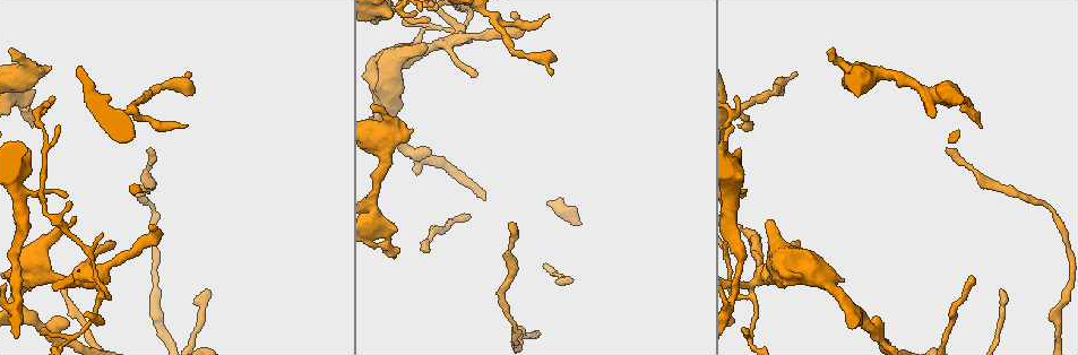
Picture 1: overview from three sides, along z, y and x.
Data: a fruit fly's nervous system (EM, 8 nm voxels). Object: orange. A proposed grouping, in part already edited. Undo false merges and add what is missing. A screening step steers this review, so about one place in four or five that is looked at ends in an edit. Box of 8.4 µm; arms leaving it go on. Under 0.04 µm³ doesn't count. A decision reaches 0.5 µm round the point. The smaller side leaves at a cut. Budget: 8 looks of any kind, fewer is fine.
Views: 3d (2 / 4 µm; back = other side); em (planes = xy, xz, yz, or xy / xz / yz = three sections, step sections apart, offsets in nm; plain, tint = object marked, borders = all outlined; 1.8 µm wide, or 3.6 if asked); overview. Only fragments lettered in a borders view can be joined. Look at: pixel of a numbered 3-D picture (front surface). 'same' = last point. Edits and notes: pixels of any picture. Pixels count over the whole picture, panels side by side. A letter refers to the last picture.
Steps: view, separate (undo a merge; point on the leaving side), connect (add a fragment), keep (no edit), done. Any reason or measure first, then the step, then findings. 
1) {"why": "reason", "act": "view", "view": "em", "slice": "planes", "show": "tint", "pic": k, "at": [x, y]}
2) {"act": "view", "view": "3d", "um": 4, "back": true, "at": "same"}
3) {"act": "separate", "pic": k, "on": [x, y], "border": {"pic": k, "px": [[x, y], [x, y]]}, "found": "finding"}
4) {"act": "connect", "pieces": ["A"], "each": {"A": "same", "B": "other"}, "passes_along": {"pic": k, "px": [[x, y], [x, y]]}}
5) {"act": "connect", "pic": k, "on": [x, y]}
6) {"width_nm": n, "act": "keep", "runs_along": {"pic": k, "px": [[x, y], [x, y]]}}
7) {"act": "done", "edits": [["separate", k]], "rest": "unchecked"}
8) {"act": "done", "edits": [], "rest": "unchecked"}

{"why": "branch stops here", "act": "view", "view": "em", "slice": "planes", "show": "borders", "pic": 1, "at": [148, 153]}

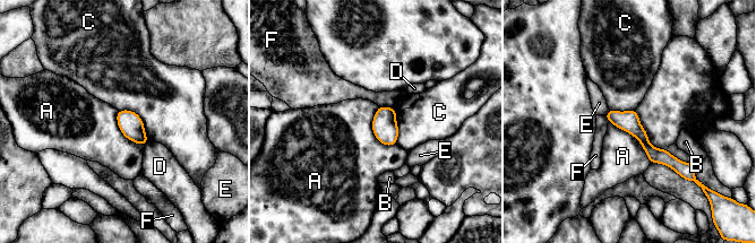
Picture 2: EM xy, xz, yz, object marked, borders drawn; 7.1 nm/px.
{"width_nm": 150, "act": "keep", "each": {"A": "other", "B": "other", "C": "other", "D": "other", "E": "other", "F": "other"}, "border": {"pic": 2, "px": [[379, 106], [374, 136], [395, 145]]}, "found": "no lettered fragment goes on from it"}

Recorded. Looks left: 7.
{"why": "tapers out", "act": "view", "view": "em", "slice": "planes", "show": "tint", "pic": 1, "at": [547, 16]}

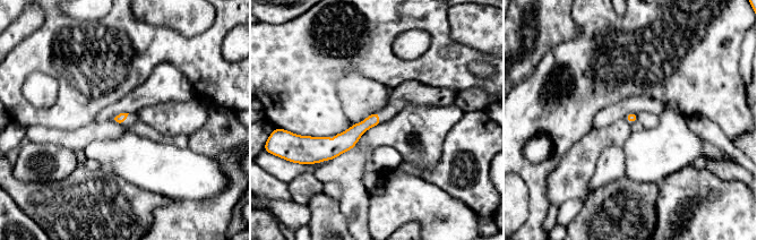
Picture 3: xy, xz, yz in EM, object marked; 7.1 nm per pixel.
{"act": "view", "view": "em", "slice": "planes", "show": "borders", "at": "same"}

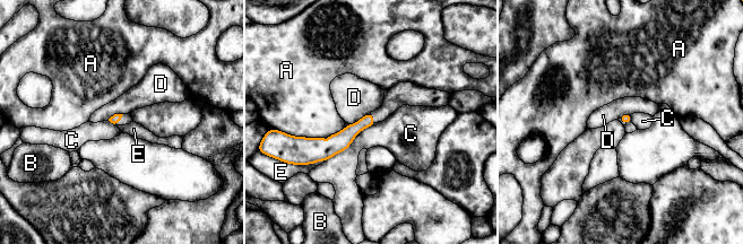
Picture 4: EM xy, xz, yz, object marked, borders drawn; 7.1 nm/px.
{"longest_contact_nm": ["C", 440], "act": "keep", "each": {"A": "other", "B": "other", "C": "other", "D": "other", "E": "other"}, "border": {"pic": 4, "px": [[374, 123], [326, 160]]}, "found": "none of them fits"}

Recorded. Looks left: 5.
{"why": "tapers out", "act": "view", "view": "3d", "um": 4, "pic": 1, "at": [190, 72]}

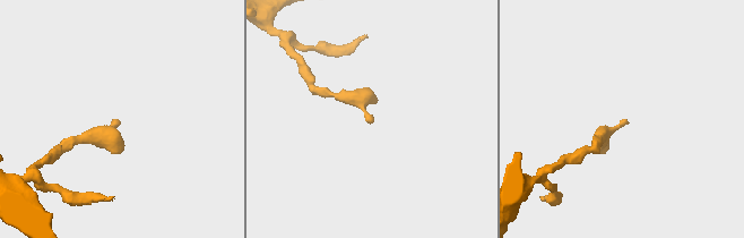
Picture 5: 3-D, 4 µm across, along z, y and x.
{"act": "view", "view": "em", "slice": "xy", "step": 16, "show": "borders", "pic": 5, "at": [117, 120]}

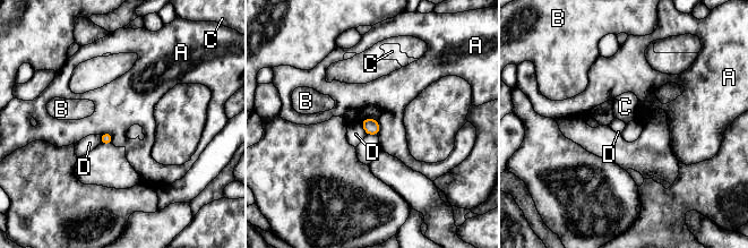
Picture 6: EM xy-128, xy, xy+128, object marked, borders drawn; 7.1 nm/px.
{"width_nm": 110, "act": "keep", "each": {"A": "other", "B": "other", "C": "other", "D": "other"}, "found": "none of them fits"}

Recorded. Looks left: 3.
{"act": "done", "edits": [], "rest": "unchecked"}

